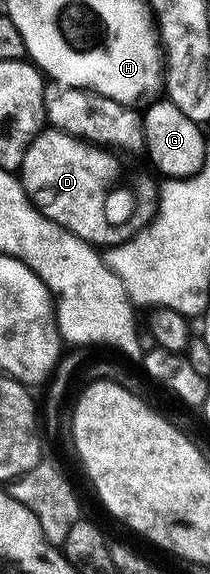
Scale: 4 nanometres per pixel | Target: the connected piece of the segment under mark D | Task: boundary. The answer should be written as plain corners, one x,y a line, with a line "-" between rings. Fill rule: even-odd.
44,129
31,142
29,149
25,149
25,161
21,161
17,178
31,198
32,205
49,217
49,221
61,225
96,249
110,249
134,237
155,218
161,188
150,170
138,171
135,167
126,167
119,163
115,155
118,154
106,146
88,143
86,139
75,139
63,131

